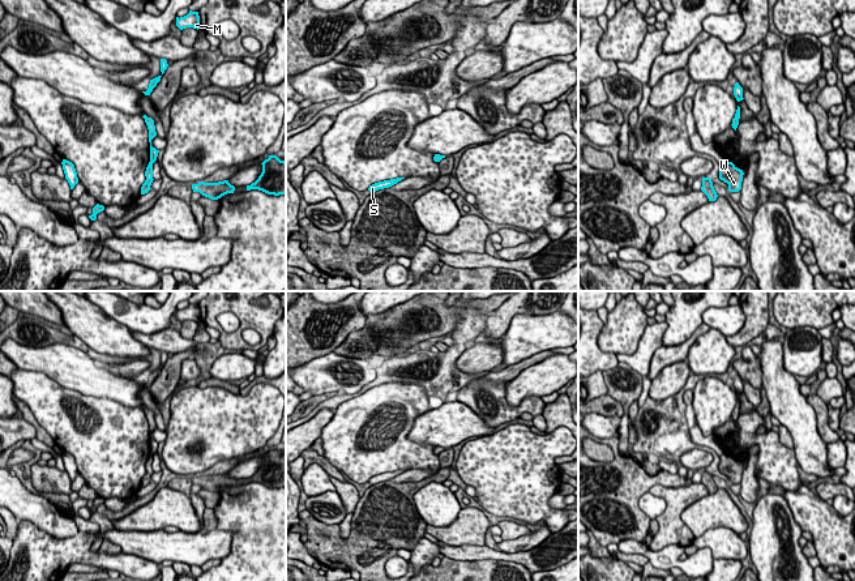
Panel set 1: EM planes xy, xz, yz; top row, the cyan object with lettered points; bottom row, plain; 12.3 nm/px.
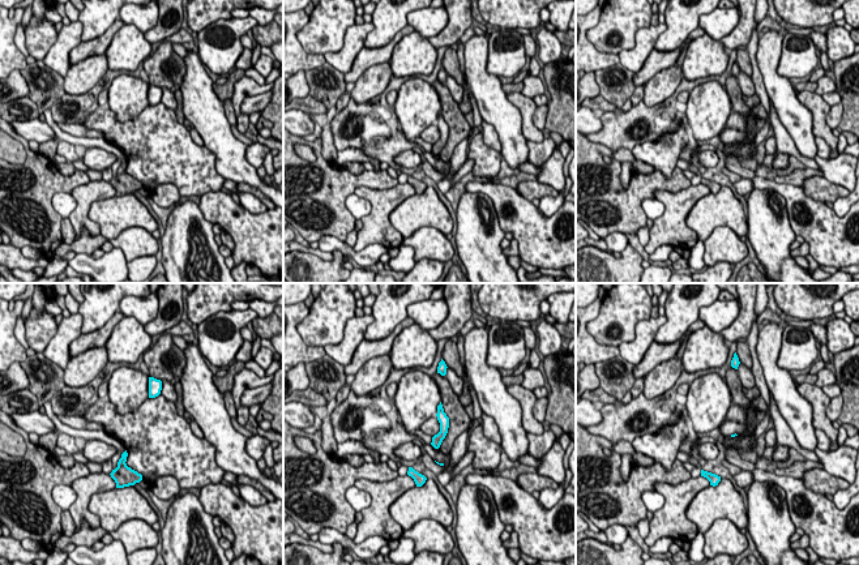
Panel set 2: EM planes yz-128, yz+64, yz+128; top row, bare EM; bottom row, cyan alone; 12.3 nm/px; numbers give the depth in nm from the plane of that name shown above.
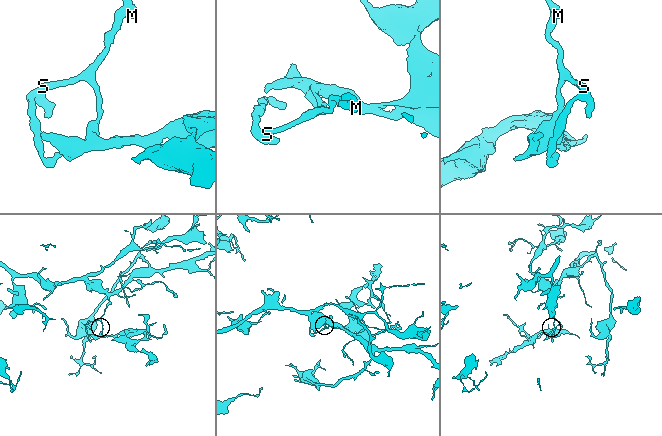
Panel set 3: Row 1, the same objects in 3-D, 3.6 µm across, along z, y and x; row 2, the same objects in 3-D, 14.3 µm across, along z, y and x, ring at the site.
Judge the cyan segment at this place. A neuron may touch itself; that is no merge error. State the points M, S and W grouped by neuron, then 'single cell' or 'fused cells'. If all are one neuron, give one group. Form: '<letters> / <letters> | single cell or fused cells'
M S / W | fused cells

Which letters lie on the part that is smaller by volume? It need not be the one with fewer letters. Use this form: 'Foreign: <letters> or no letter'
Foreign: W

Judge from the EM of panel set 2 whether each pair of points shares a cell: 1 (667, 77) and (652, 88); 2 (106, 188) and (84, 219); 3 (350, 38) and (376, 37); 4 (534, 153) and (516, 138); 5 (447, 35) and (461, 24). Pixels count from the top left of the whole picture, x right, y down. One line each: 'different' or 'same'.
1: same
2: same
3: different
4: different
5: same

